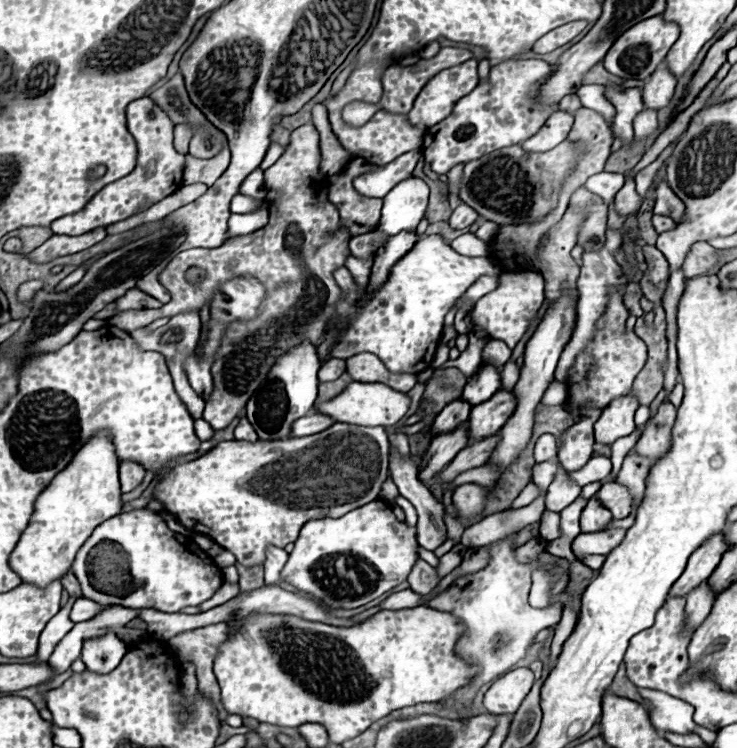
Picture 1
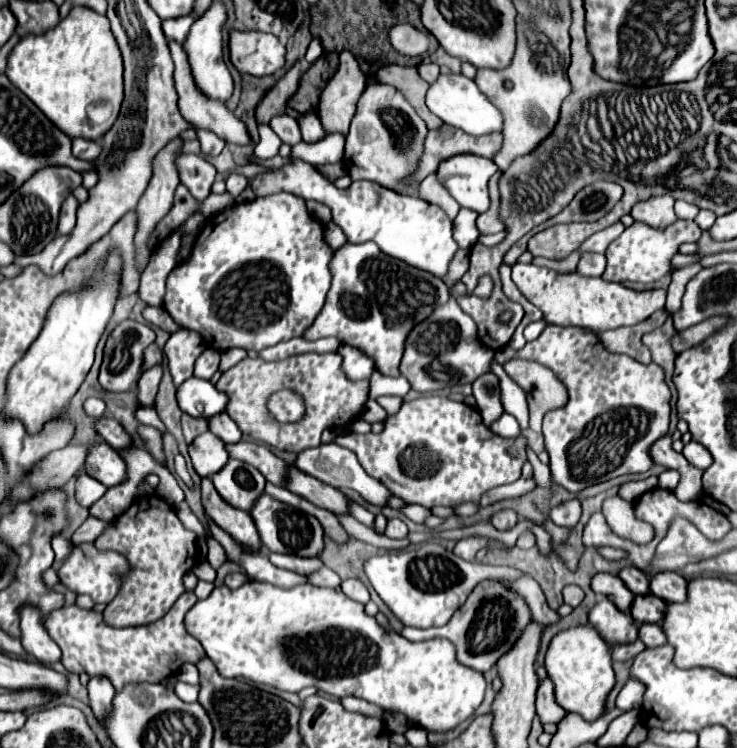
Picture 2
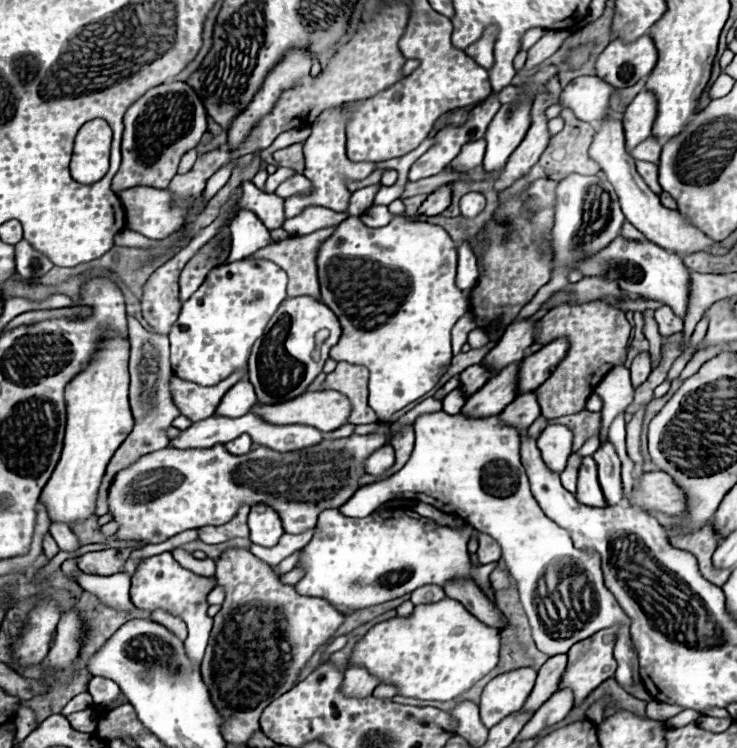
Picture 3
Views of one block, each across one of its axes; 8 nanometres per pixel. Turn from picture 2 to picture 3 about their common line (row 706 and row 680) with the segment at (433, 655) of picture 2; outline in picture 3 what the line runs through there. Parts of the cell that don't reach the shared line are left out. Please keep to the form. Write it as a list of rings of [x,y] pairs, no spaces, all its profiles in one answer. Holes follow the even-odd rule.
[[[444,598],[434,604],[420,604],[408,618],[392,618],[376,624],[368,634],[356,644],[350,662],[362,664],[370,674],[380,678],[380,684],[396,684],[400,696],[420,698],[420,700],[452,700],[472,688],[484,674],[488,674],[498,664],[500,650],[500,630],[482,624],[472,616],[458,600]]]

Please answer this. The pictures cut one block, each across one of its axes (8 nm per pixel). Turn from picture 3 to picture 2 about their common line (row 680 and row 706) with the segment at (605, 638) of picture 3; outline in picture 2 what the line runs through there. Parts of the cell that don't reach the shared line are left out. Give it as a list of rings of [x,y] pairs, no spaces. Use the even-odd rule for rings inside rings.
[[[592,626],[560,630],[548,646],[544,668],[548,672],[548,678],[554,682],[556,702],[566,712],[576,712],[584,720],[596,720],[604,714],[606,696],[614,688],[614,670],[608,644]]]

